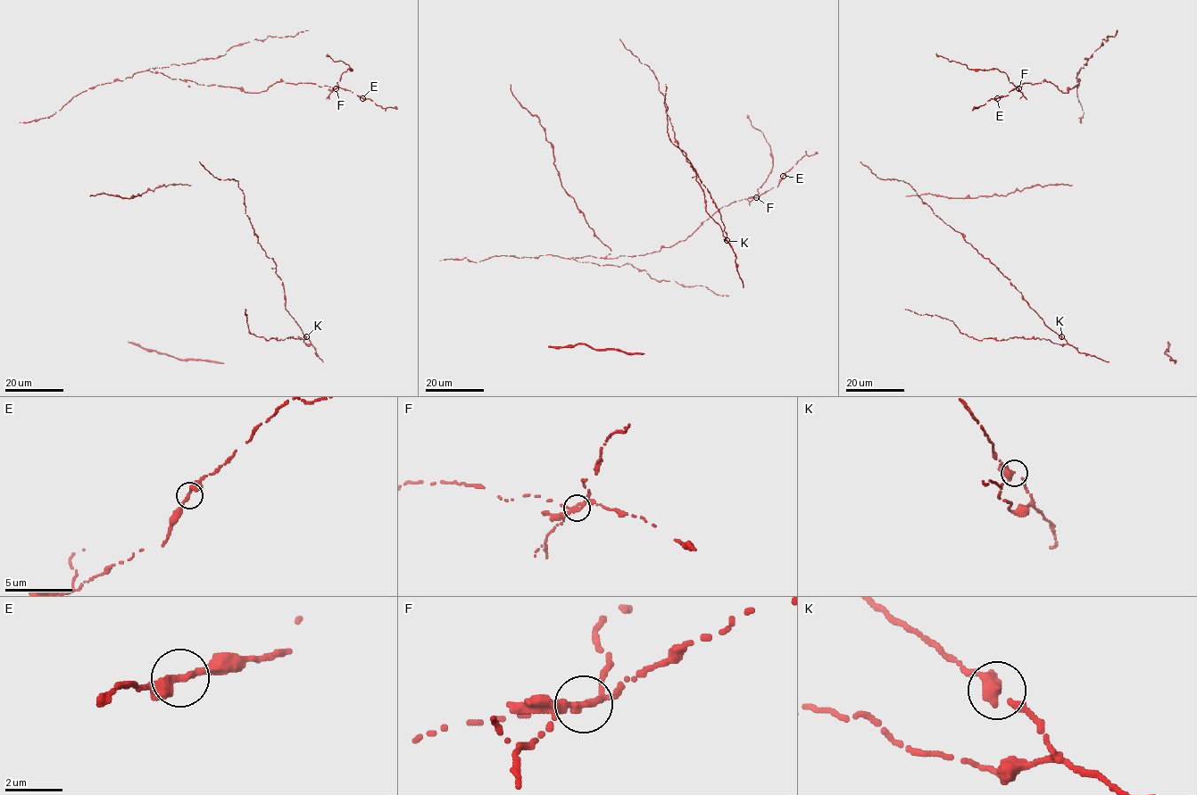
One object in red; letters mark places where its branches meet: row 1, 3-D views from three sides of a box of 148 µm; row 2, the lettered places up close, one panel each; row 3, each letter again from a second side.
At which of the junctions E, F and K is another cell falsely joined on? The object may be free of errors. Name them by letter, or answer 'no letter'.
F

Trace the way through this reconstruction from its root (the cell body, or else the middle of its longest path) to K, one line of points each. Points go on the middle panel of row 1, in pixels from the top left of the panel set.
K: (663, 95), (674, 138), (695, 169), (695, 180), (703, 189), (706, 211), (719, 226), (727, 240)

